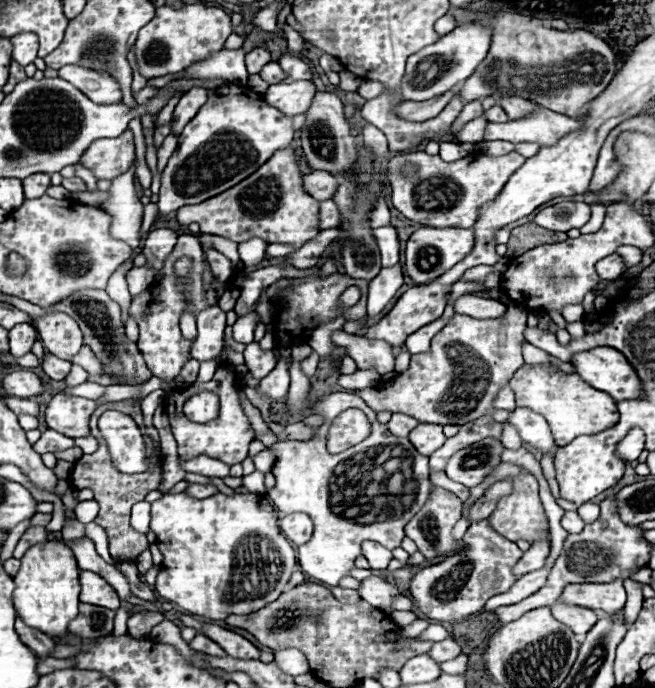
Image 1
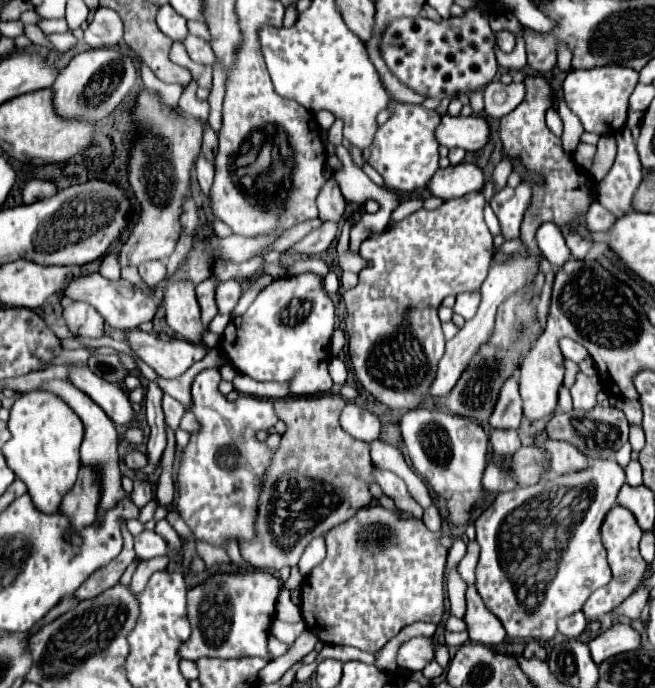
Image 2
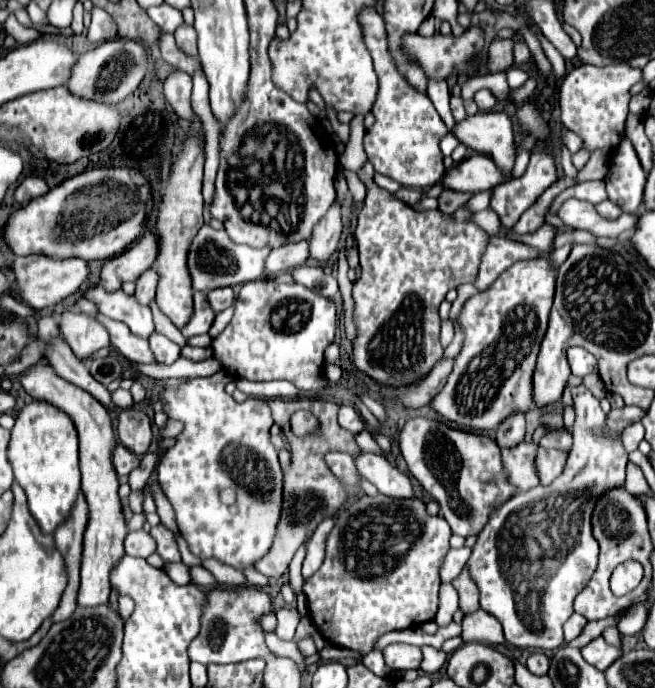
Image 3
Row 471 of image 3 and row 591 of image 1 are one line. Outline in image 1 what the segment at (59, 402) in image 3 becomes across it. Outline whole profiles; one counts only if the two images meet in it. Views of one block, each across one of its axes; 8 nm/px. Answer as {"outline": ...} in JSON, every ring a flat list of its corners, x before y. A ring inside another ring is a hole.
{"outline":[[80,572,80,602,92,604,92,606,104,606,110,610,120,608,120,598,114,592,114,588,98,574,94,572]]}

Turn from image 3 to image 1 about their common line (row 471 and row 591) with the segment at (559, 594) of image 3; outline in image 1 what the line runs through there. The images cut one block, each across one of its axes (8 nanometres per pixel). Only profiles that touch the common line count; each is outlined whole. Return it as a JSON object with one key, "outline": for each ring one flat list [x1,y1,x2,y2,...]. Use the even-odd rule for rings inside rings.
{"outline":[[614,580,604,584,568,584,560,600,566,604,584,606,590,610,604,610,614,614,622,610,626,602,624,580]]}

